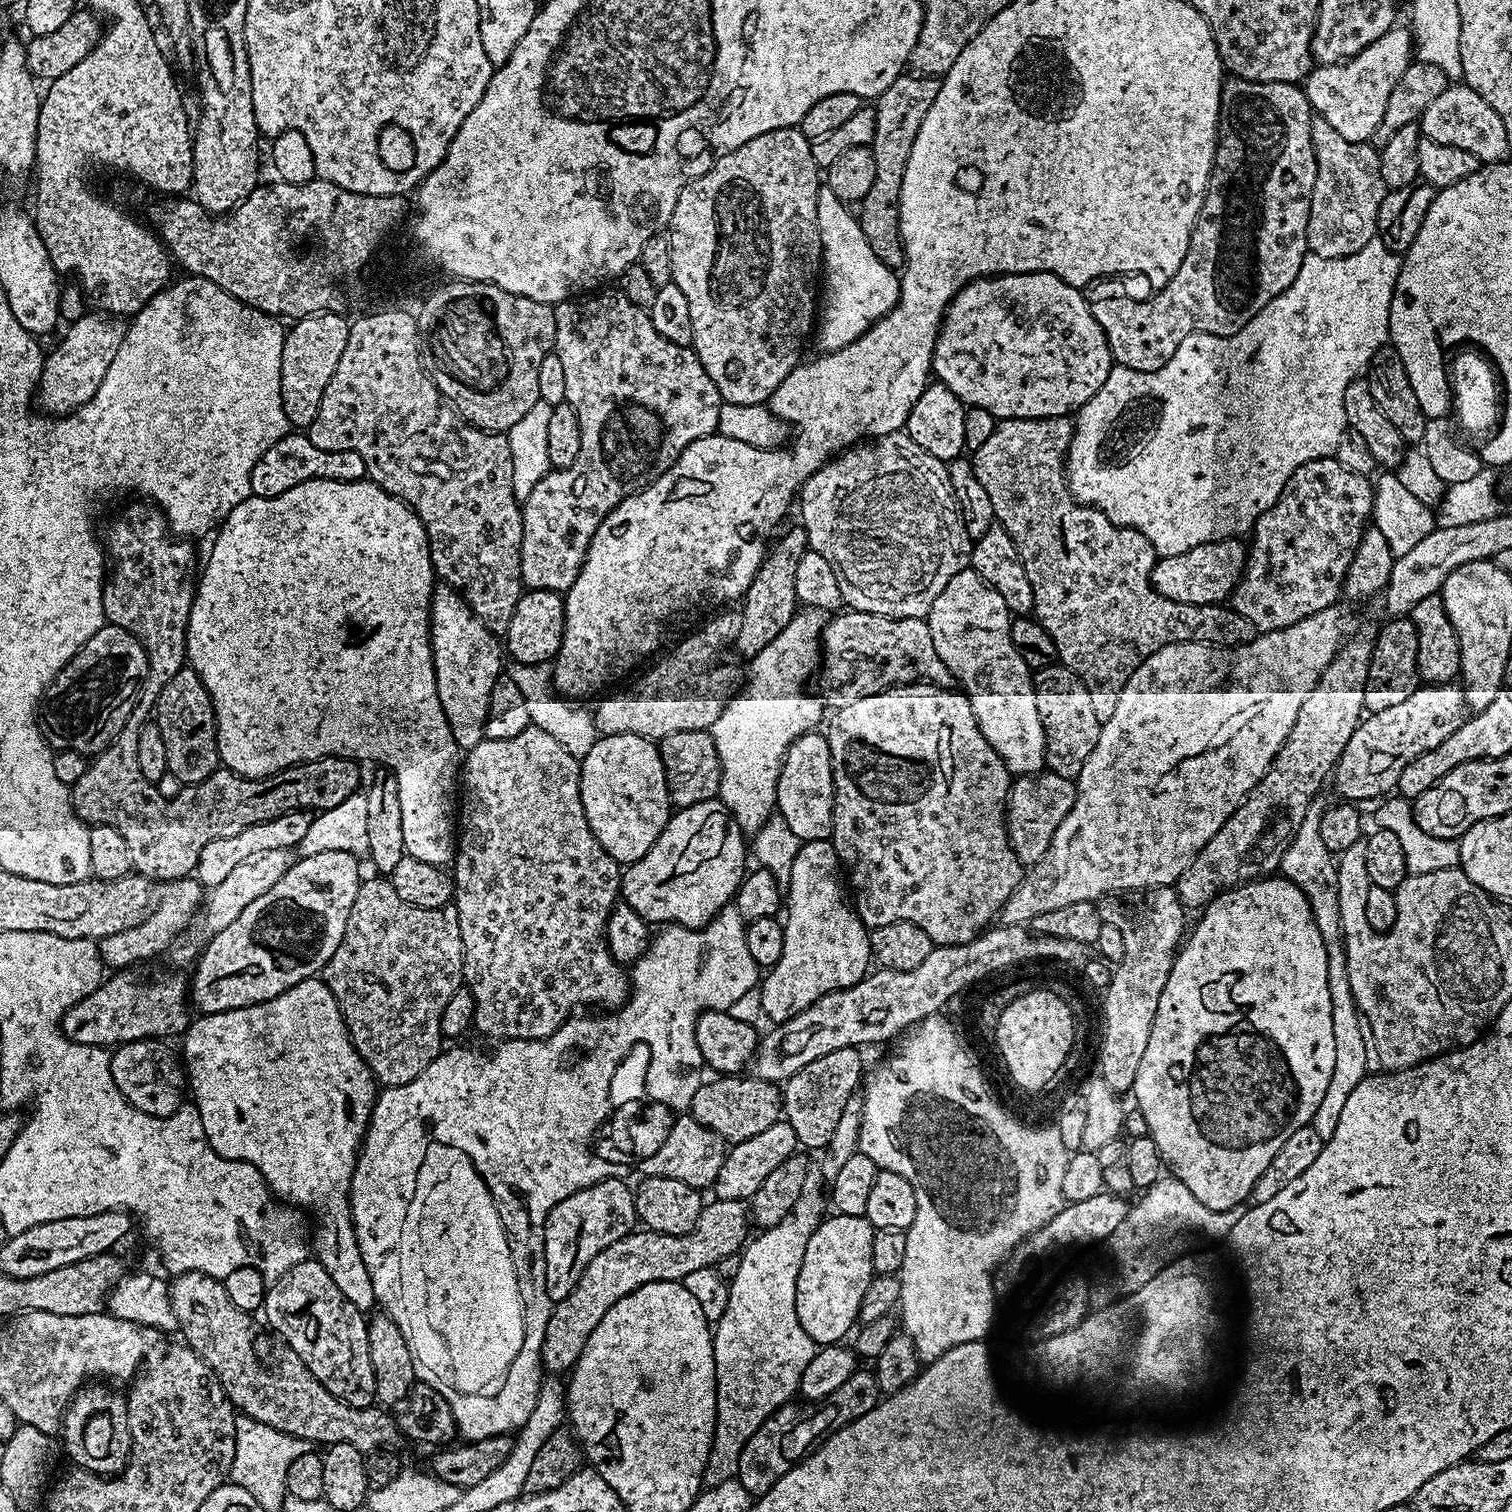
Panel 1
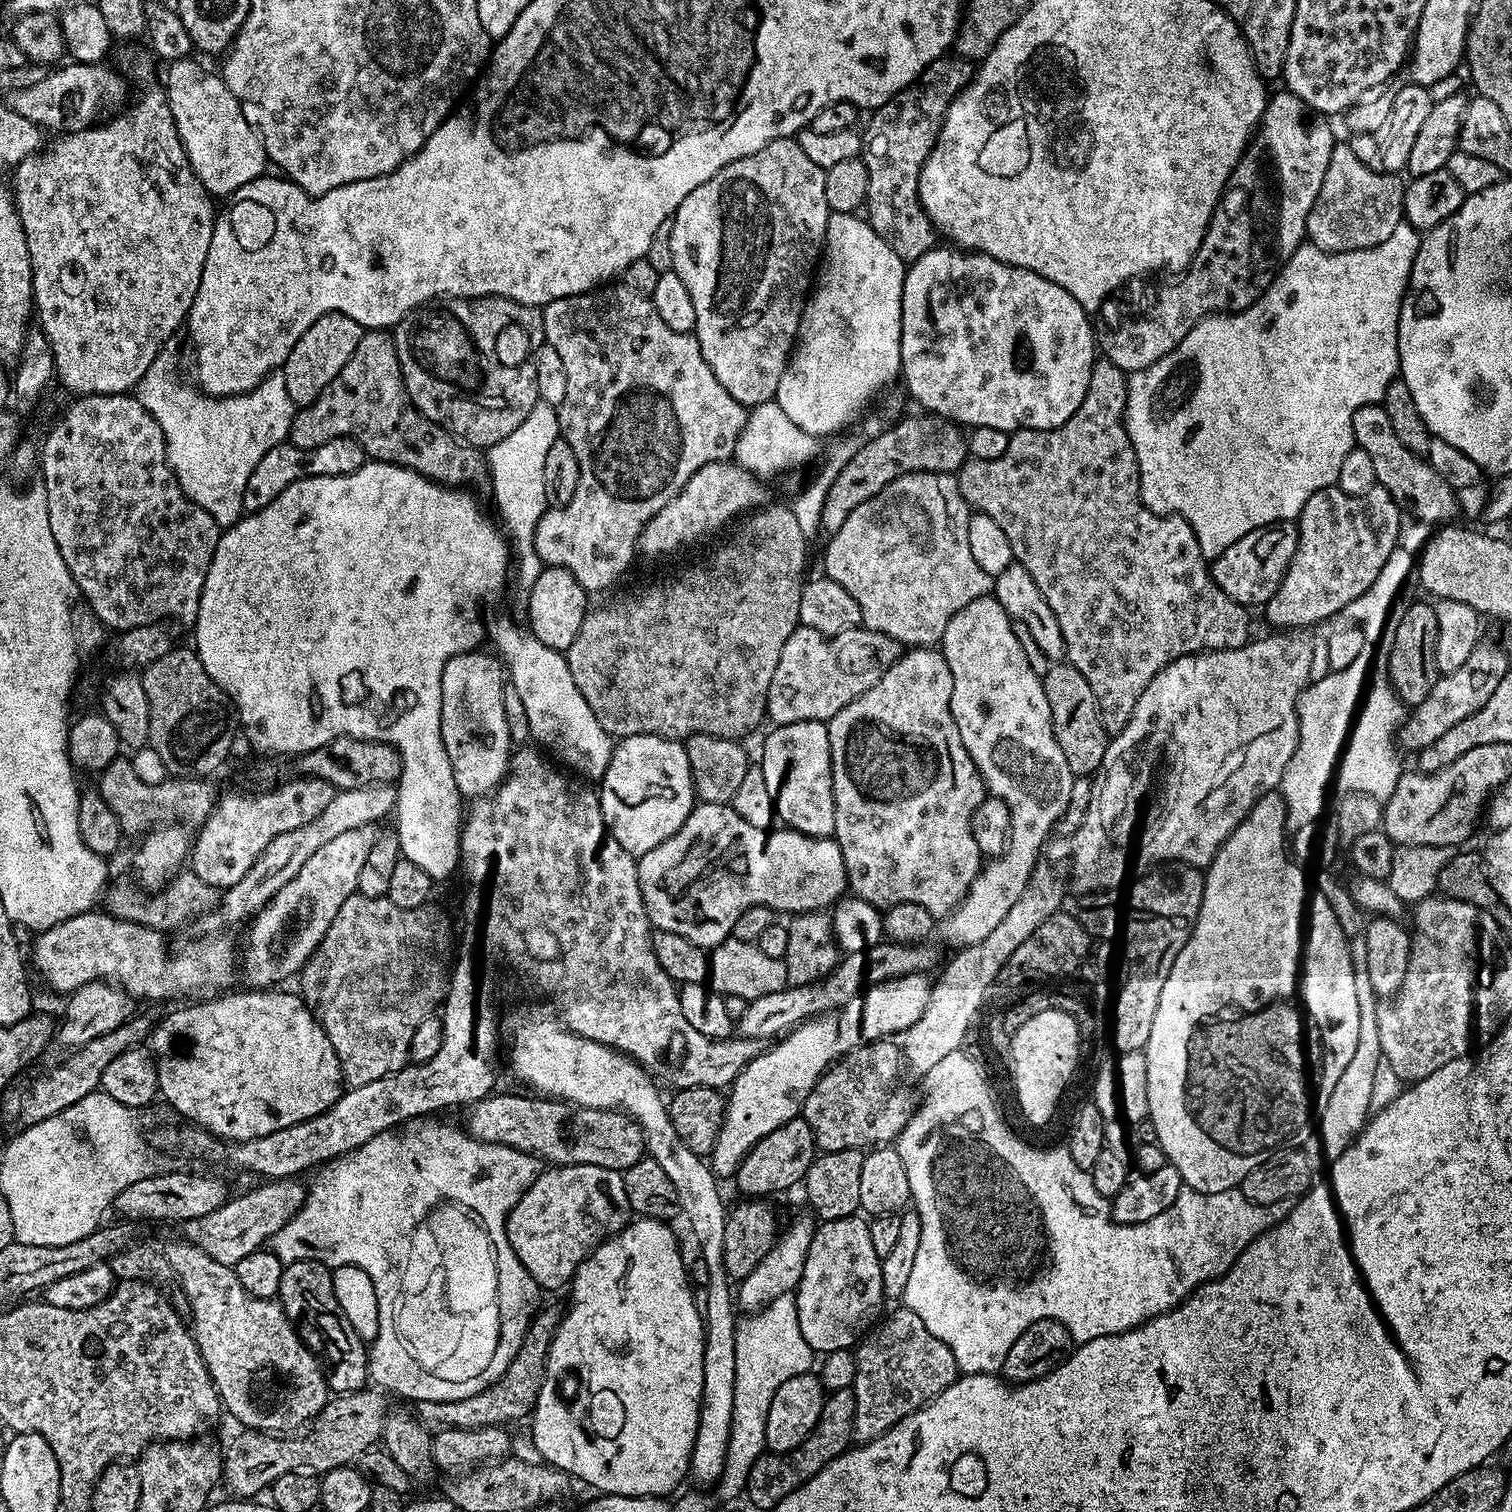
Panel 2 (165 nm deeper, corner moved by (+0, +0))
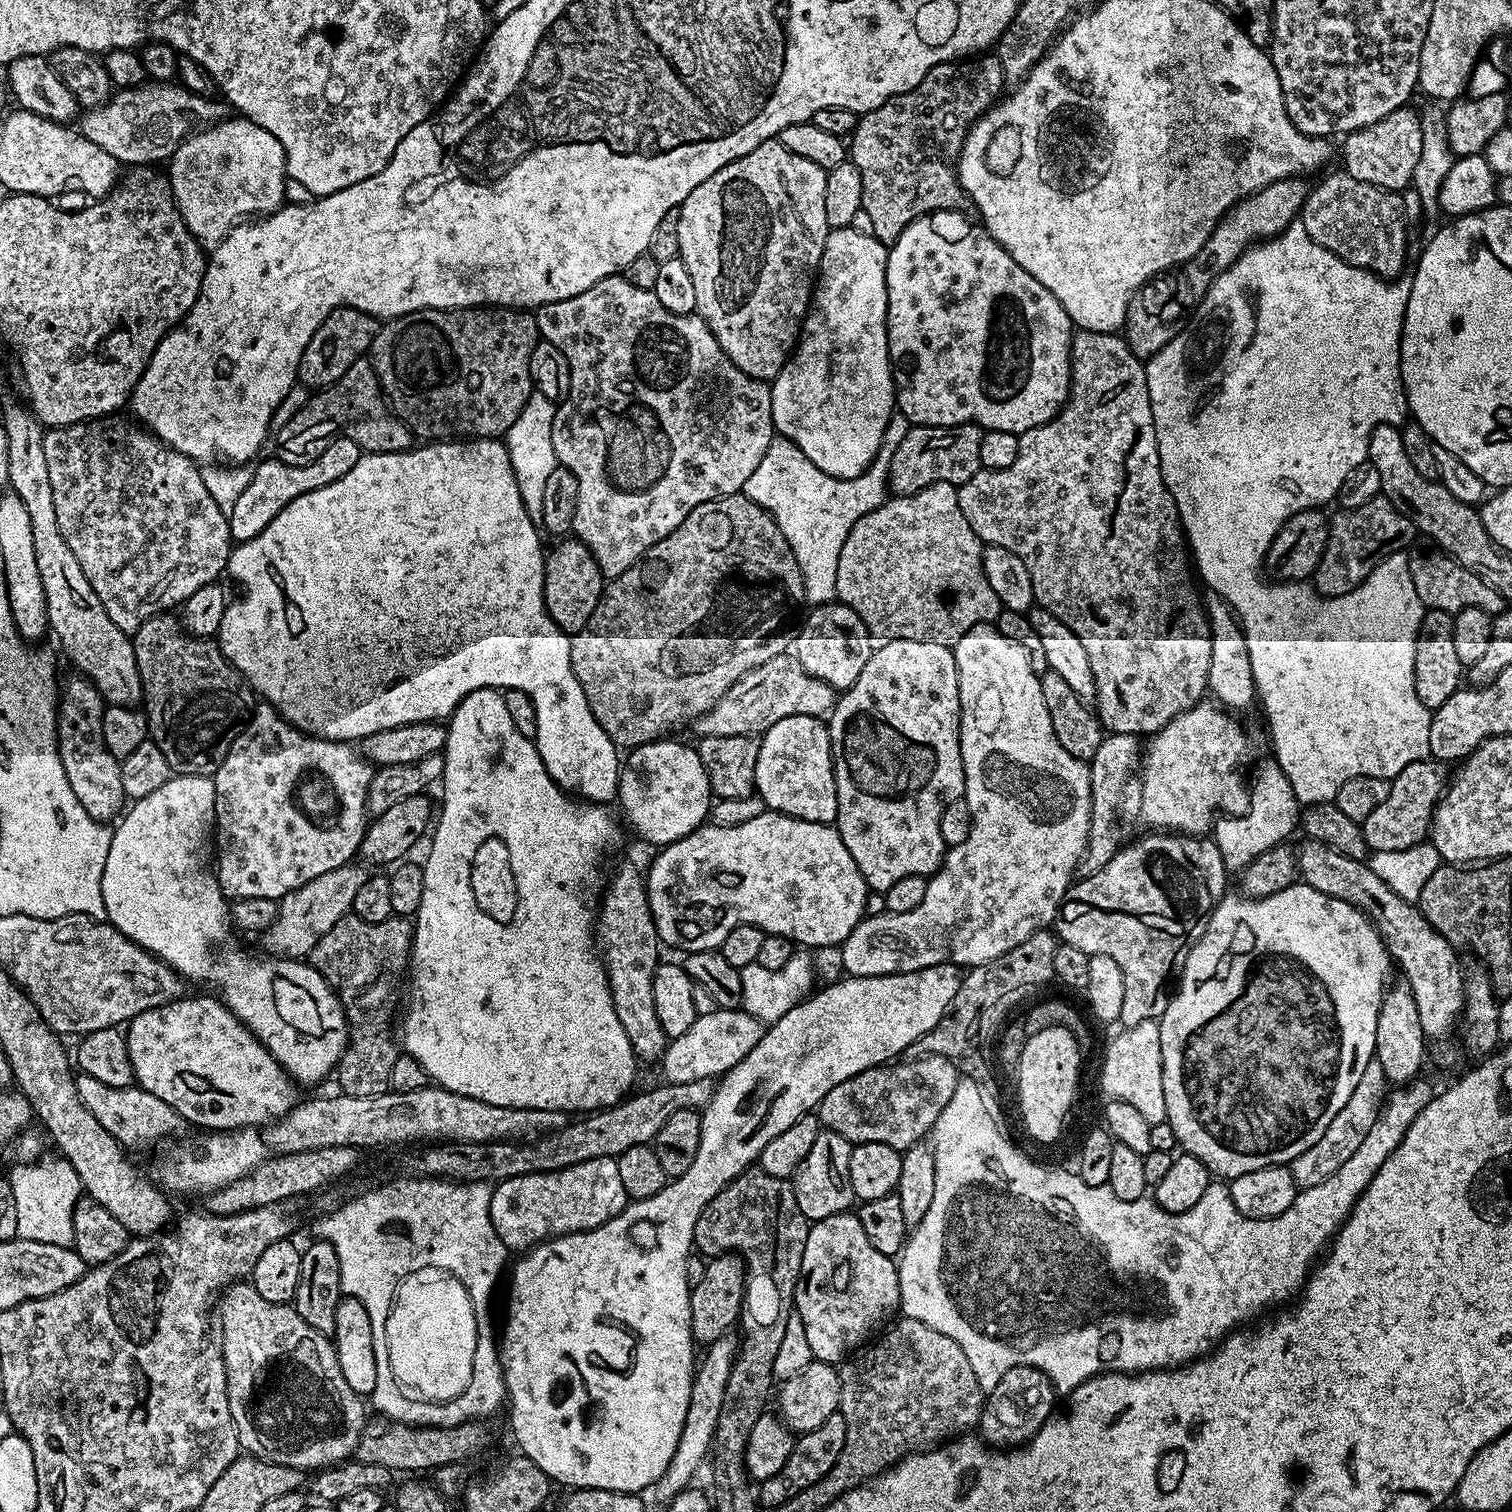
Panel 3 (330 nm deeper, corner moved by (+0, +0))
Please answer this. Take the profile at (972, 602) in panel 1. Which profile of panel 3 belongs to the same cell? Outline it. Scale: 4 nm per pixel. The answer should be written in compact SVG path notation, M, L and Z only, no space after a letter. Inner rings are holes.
M979 624L962 638L958 638L952 653L956 659L958 670L958 694L960 695L960 749L962 750L962 766L964 767L964 794L962 799L970 806L972 825L966 842L951 845L945 851L944 862L938 871L932 873L926 886L926 898L922 898L922 906L914 906L906 914L885 910L877 916L865 915L850 935L845 938L841 947L843 971L849 976L889 976L903 972L917 972L939 964L954 964L965 969L976 968L979 964L990 962L1006 950L1014 950L1018 942L1026 942L1030 934L1047 929L1057 919L1064 903L1064 895L1073 883L1080 867L1080 857L1084 855L1084 847L1088 841L1090 830L1090 774L1085 761L1074 758L1074 754L1066 754L1062 742L1054 734L1054 726L1050 722L1050 710L1046 710L1046 702L1042 699L1040 677L1030 670L1030 654L1026 654L1023 646L1018 646L1014 638L1006 638L995 626Z

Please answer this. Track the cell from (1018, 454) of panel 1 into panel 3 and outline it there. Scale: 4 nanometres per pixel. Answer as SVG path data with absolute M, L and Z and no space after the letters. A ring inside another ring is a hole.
M1077 331L1072 337L1072 370L1074 387L1070 399L1059 414L1050 422L1037 428L1019 433L1018 458L1014 458L1006 470L978 471L958 488L958 506L966 514L966 522L974 534L985 545L993 544L1018 554L1030 570L1030 582L1034 590L1034 601L1044 608L1058 622L1062 622L1082 642L1086 658L1090 658L1090 670L1094 674L1096 699L1094 711L1100 720L1100 726L1108 734L1130 734L1137 738L1147 738L1152 733L1162 730L1171 720L1178 718L1186 710L1201 703L1208 692L1208 675L1210 674L1210 646L1212 632L1208 629L1208 614L1204 610L1201 593L1196 593L1197 581L1194 579L1194 568L1190 563L1190 549L1186 543L1186 533L1180 522L1180 512L1176 508L1176 499L1164 481L1160 469L1158 442L1154 430L1154 414L1150 406L1150 394L1146 386L1146 364L1128 348L1128 341L1116 332Z

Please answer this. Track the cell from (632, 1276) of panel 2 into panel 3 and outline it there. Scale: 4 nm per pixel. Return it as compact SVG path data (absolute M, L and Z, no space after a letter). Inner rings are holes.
M939 964L938 966L930 966L923 968L917 972L903 972L902 974L890 974L889 976L849 976L836 981L836 983L825 983L821 992L813 991L811 995L793 1006L786 1014L782 1014L782 1018L778 1018L765 1031L764 1037L758 1042L758 1046L754 1046L754 1050L750 1050L750 1054L746 1054L746 1058L742 1058L742 1062L738 1062L738 1066L734 1066L729 1072L724 1073L719 1077L718 1083L715 1085L712 1097L702 1109L700 1117L700 1125L702 1126L702 1138L698 1142L698 1154L694 1154L694 1162L690 1162L690 1170L686 1170L686 1174L669 1179L662 1190L658 1190L658 1194L654 1194L645 1200L632 1200L626 1205L622 1211L610 1218L602 1226L591 1228L588 1232L571 1232L565 1236L554 1236L551 1240L543 1240L540 1244L535 1244L533 1248L527 1249L523 1253L524 1256L516 1265L513 1263L510 1268L510 1276L512 1272L512 1281L508 1284L508 1309L504 1312L504 1329L501 1327L498 1332L500 1342L500 1364L504 1367L504 1386L506 1389L506 1412L508 1408L508 1416L512 1419L512 1436L516 1439L516 1444L523 1455L531 1458L534 1463L542 1471L547 1474L548 1479L555 1482L557 1485L565 1484L565 1489L573 1488L597 1488L598 1490L618 1490L619 1492L635 1492L643 1493L645 1490L651 1489L652 1485L658 1482L658 1478L662 1478L662 1474L666 1474L666 1466L670 1466L670 1458L674 1458L674 1450L678 1450L678 1438L682 1434L682 1422L686 1422L686 1409L690 1406L690 1390L692 1389L692 1377L694 1369L698 1364L698 1356L692 1353L694 1349L694 1341L692 1338L692 1327L690 1326L690 1298L692 1293L686 1284L686 1260L688 1256L693 1255L694 1245L694 1226L698 1222L700 1212L706 1210L706 1206L713 1198L718 1195L721 1190L732 1182L734 1178L741 1176L743 1172L747 1172L759 1161L762 1150L766 1150L766 1142L770 1142L770 1138L778 1138L778 1134L782 1134L782 1130L786 1130L790 1126L794 1126L794 1122L798 1122L798 1118L809 1115L813 1110L819 1109L822 1098L826 1098L826 1094L830 1094L830 1090L834 1090L834 1086L838 1086L838 1082L846 1082L846 1078L854 1078L854 1074L858 1074L862 1070L870 1070L878 1068L882 1064L895 1061L903 1052L910 1047L911 1044L918 1038L922 1038L922 1034L926 1034L930 1030L934 1030L934 1026L938 1026L938 1022L942 1018L942 1014L950 1006L950 1002L954 998L954 994L958 994L958 986L962 979L962 972L957 965L954 964Z

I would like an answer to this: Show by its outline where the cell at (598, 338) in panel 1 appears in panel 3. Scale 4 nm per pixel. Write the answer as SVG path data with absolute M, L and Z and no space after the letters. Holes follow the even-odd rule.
M623 275L602 278L590 290L582 290L582 294L574 294L574 298L562 298L558 302L541 304L534 312L536 331L543 339L548 340L562 354L566 354L566 362L570 366L570 390L564 400L559 401L554 426L552 427L552 441L554 454L563 467L569 468L578 478L578 510L574 510L572 532L575 539L581 540L594 554L594 562L602 570L605 578L611 578L630 570L654 542L662 542L666 534L670 534L694 510L694 506L702 506L702 502L717 500L723 496L737 495L743 489L746 478L754 474L758 462L762 462L762 454L770 446L774 438L772 427L772 390L765 381L750 378L734 362L730 362L728 355L718 346L714 334L706 326L706 322L698 314L683 316L670 314L658 302L652 290L638 290Z

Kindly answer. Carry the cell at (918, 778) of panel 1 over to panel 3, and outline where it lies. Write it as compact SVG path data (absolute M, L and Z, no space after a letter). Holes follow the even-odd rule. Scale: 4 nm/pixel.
M885 640L879 646L873 647L870 662L862 666L862 674L858 674L858 682L850 686L837 699L827 721L828 737L832 743L832 769L836 775L836 801L838 810L834 827L840 832L842 842L857 863L862 878L873 893L882 894L898 882L898 878L907 876L931 877L944 862L946 845L942 838L940 823L942 814L950 802L961 799L964 794L964 767L962 766L962 750L960 749L960 695L958 694L958 670L952 648L938 642L925 640Z

